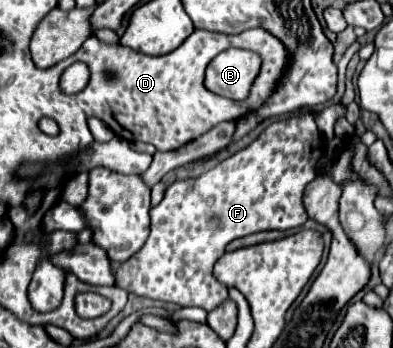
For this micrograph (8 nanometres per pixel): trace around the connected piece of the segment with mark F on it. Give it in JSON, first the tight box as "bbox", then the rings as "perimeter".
{"bbox":[115,114,321,312],"perimeter":[[[301,114],[269,124],[247,148],[229,156],[199,178],[171,184],[165,190],[161,204],[151,208],[151,234],[145,246],[115,270],[117,286],[127,292],[135,292],[137,296],[175,302],[183,308],[199,306],[207,312],[217,308],[229,296],[227,286],[213,276],[213,264],[223,256],[225,246],[233,238],[241,238],[259,230],[289,230],[301,226],[307,220],[301,196],[311,178],[315,178],[315,164],[319,158],[321,132],[313,114]]]}

